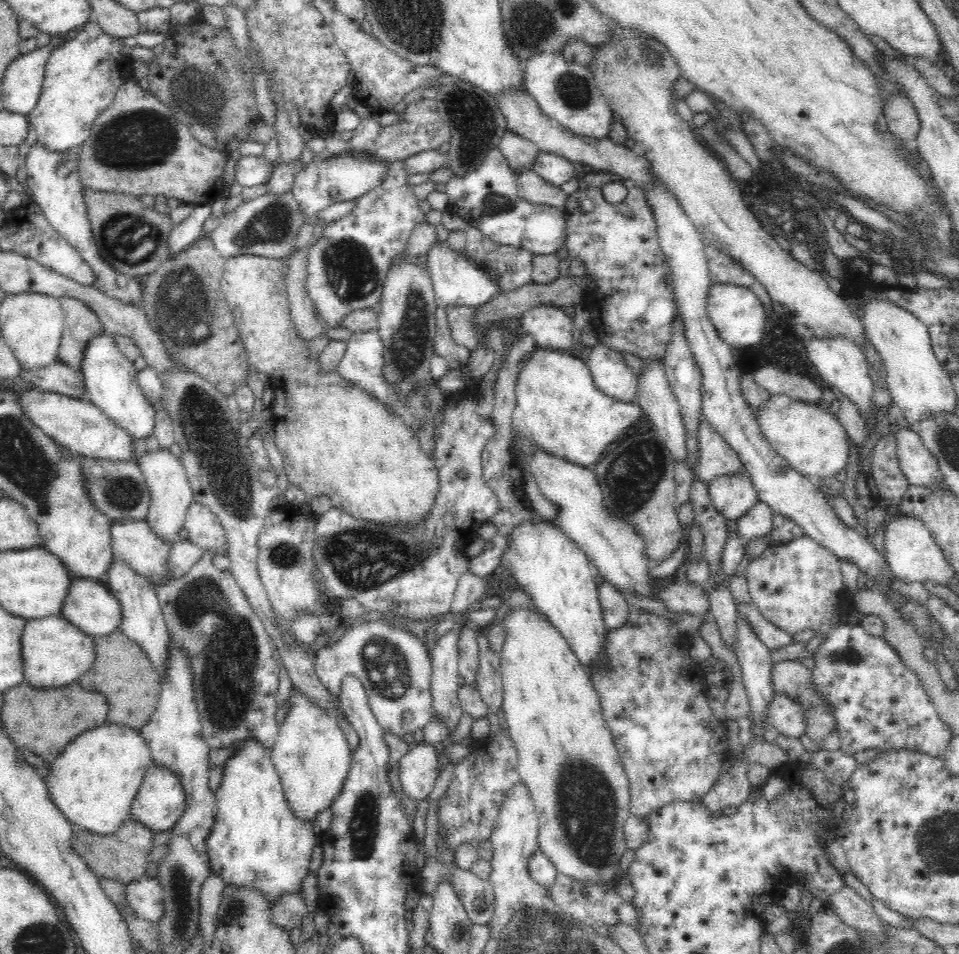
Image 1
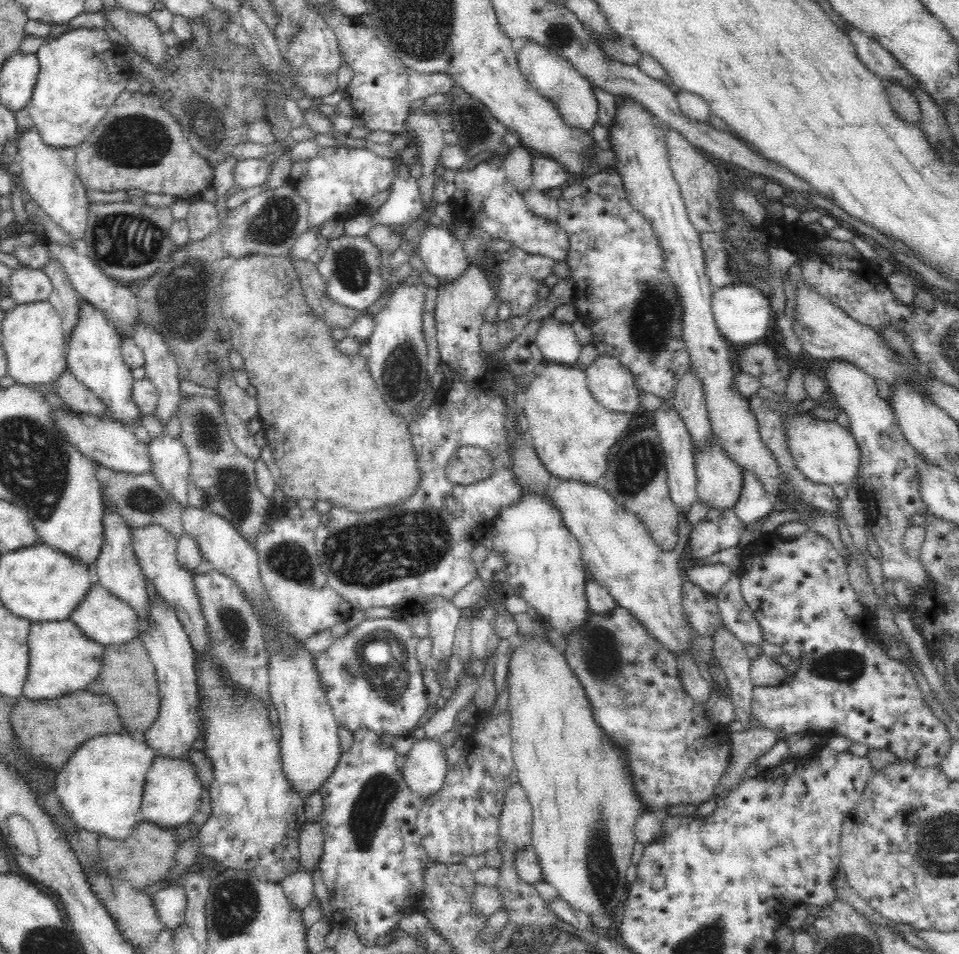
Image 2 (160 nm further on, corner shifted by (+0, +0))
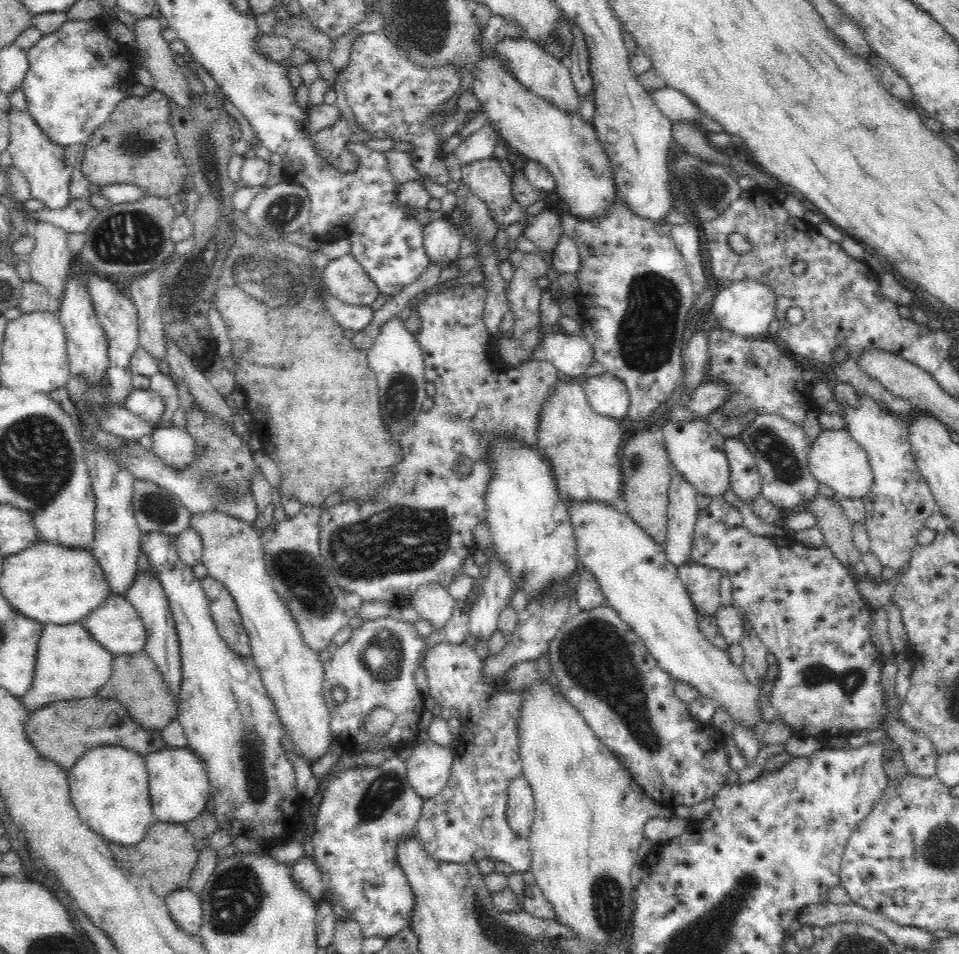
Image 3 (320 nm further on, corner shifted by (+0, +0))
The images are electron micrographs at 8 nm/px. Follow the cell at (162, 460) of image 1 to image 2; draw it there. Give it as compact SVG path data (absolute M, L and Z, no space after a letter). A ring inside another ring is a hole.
M162 433L147 446L152 457L151 472L157 483L185 509L189 506L187 492L191 463L184 442L178 436Z

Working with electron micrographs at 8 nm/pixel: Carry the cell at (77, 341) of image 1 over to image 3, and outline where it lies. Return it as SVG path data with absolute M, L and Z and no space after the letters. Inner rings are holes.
M38 221L31 227L34 237L34 246L32 252L27 256L29 262L32 280L44 285L51 298L51 311L58 315L58 306L60 305L60 296L64 292L64 282L68 280L68 274L71 273L70 262L72 262L73 253L68 249L68 236L70 232L62 230L59 226L54 226L49 222Z

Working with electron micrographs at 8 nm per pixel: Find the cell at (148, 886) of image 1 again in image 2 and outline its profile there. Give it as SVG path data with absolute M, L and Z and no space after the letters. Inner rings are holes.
M182 885L166 886L158 890L151 898L159 920L168 929L173 932L182 926L186 917L186 908L188 908L188 898Z

